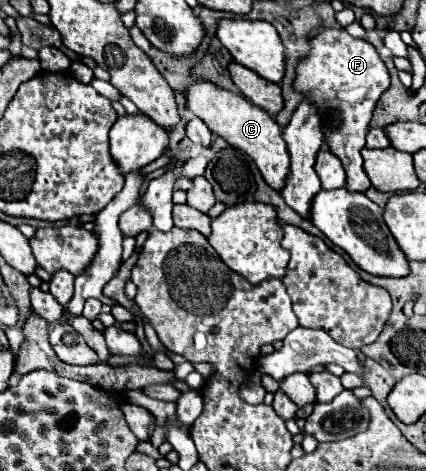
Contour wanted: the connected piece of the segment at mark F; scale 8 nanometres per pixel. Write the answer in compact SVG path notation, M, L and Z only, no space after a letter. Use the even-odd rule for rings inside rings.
M324 28L310 40L310 54L298 64L296 90L308 100L318 104L326 142L330 150L340 158L346 170L346 188L352 192L366 192L372 184L362 168L360 150L366 144L368 124L380 94L390 86L390 74L380 60L376 48L366 40L352 38L344 28Z

